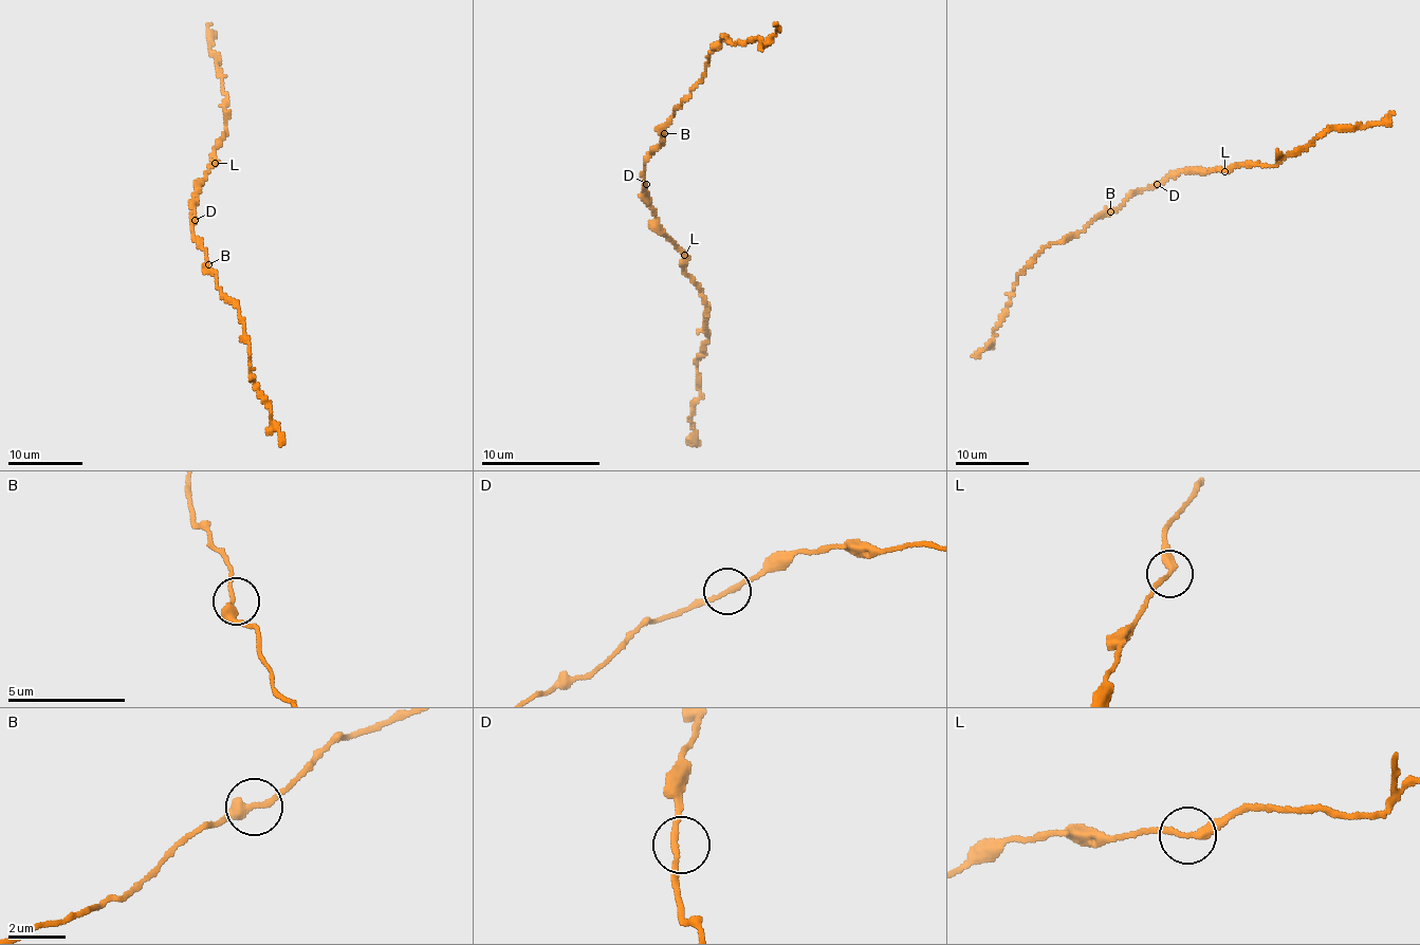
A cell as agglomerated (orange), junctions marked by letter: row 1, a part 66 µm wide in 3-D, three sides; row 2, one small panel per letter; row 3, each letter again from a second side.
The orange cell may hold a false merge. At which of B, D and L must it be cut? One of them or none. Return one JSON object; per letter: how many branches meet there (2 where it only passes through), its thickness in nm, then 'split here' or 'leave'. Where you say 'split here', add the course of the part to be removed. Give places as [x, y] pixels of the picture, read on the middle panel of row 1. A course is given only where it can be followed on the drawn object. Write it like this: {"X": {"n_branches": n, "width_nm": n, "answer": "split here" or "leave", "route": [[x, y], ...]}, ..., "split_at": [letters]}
{"B": {"n_branches": 2, "width_nm": 280, "answer": "leave"}, "D": {"n_branches": 2, "width_nm": 190, "answer": "leave"}, "L": {"n_branches": 2, "width_nm": 240, "answer": "split here", "route": [[684, 256], [688, 277], [700, 289], [708, 337], [703, 357], [697, 359], [700, 399], [692, 417], [693, 445]]}, "split_at": ["L"]}

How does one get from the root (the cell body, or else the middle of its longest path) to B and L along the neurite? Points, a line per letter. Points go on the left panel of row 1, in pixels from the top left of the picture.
B: (192, 222), (195, 240), (205, 253), (208, 264)
L: (192, 222), (192, 201), (198, 183), (215, 164)

